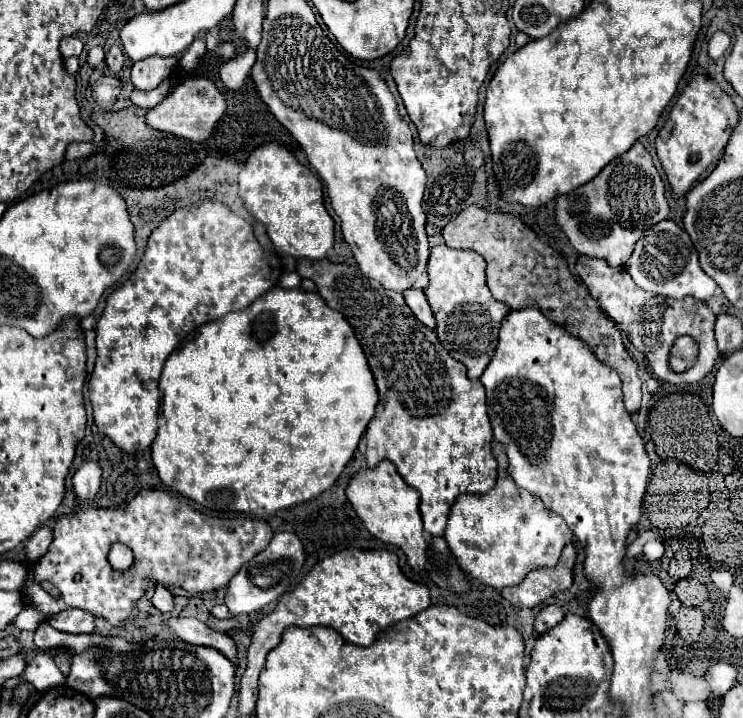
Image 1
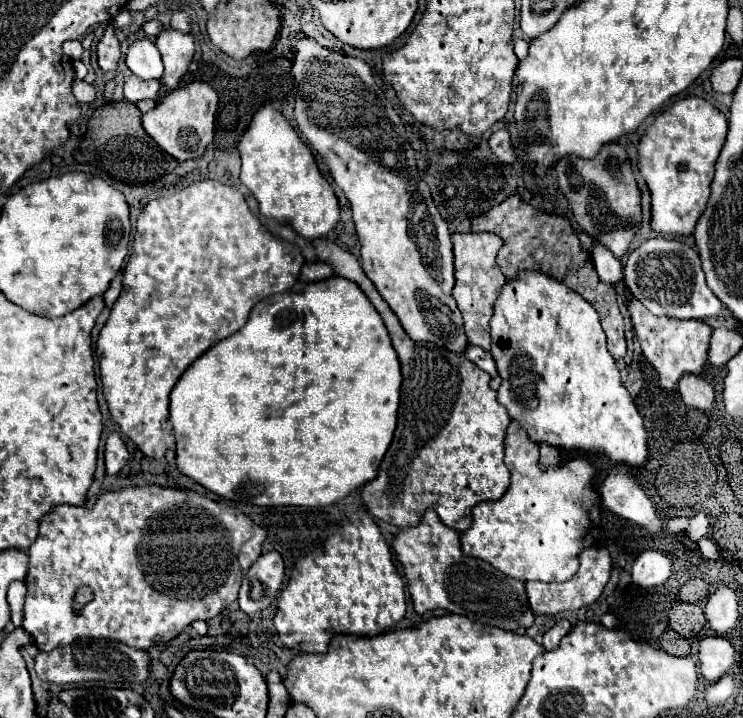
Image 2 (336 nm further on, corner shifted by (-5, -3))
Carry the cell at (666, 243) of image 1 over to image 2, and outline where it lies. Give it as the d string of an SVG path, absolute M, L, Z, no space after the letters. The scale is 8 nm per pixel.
M650 238L640 244L626 262L624 282L636 300L644 302L644 306L658 316L670 318L696 318L704 320L716 316L722 310L716 294L706 286L702 262L698 252L684 242Z

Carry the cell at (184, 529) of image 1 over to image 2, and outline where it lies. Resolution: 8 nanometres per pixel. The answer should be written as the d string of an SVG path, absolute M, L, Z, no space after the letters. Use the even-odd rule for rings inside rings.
M144 486L144 487L128 487L116 492L106 492L98 498L98 502L94 504L94 508L84 508L84 506L56 506L52 508L46 516L40 518L40 532L36 542L30 546L28 556L28 576L26 576L26 586L28 586L28 594L26 594L26 604L24 604L24 622L22 628L32 636L36 648L40 652L52 652L54 648L62 648L66 644L70 644L72 640L76 640L76 636L96 636L96 638L112 638L112 640L120 640L132 648L154 648L158 646L156 642L170 642L174 640L186 626L190 626L194 620L210 620L214 616L218 616L228 604L232 604L238 598L238 590L240 590L240 582L244 578L244 574L248 572L248 568L258 560L260 552L262 552L262 542L266 538L266 532L256 526L248 516L244 516L240 510L230 508L224 502L216 502L204 494L192 492L192 490L178 490L178 488L162 487L162 486ZM86 584L92 588L94 592L94 600L88 602L82 610L80 616L74 614L72 610L72 602L74 602L74 594L76 590Z

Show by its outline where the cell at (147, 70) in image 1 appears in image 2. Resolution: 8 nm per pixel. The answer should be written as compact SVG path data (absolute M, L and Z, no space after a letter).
M130 76L124 82L124 100L136 104L138 100L144 98L156 98L158 90L160 90L158 80L140 80L138 76Z

